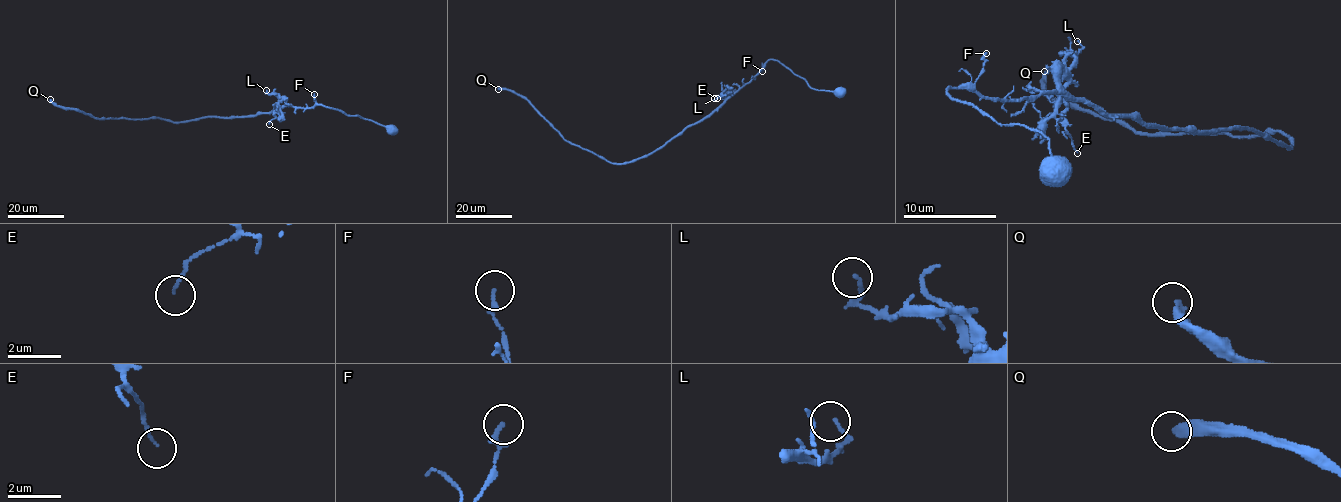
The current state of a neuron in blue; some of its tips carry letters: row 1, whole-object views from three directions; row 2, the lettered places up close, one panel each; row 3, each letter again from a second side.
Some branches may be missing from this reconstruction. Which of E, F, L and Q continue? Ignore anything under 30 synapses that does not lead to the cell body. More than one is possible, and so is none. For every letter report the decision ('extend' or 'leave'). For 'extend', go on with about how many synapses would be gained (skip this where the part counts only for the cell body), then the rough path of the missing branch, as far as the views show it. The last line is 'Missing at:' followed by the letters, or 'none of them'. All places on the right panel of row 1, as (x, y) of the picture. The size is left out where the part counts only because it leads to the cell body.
E: leave
F: leave
L: leave
Q: extend | 80 syn | (1044, 71), (1051, 64), (1032, 95)
Missing at: Q

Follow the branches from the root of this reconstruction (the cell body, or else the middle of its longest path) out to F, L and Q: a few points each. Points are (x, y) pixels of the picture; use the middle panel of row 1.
F: (839, 94), (812, 89), (777, 60), (768, 60), (762, 71)
L: (839, 94), (812, 89), (803, 79), (770, 59), (734, 93), (714, 98)
Q: (839, 94), (812, 89), (770, 59), (712, 113), (662, 146), (612, 163), (567, 141), (526, 99), (498, 89)

